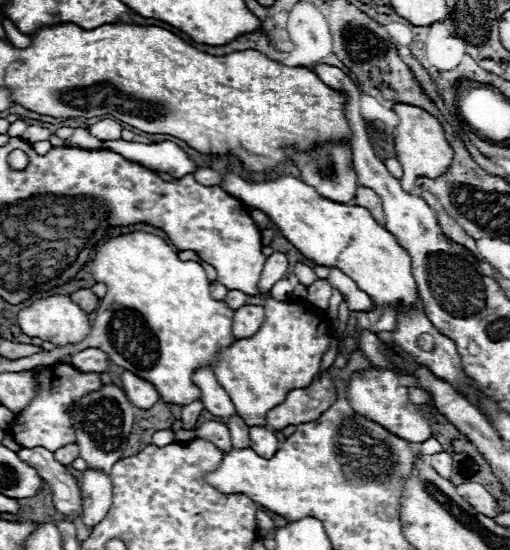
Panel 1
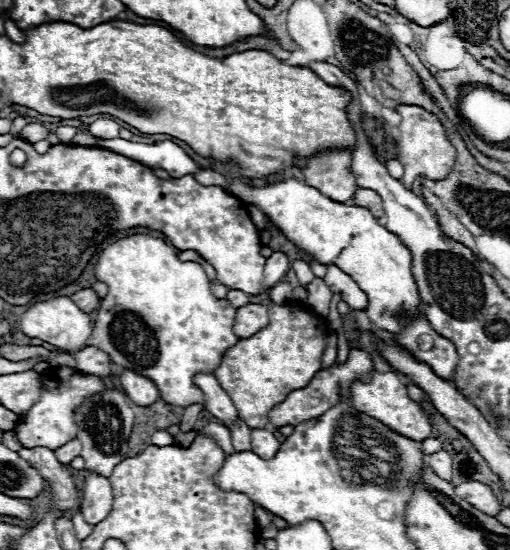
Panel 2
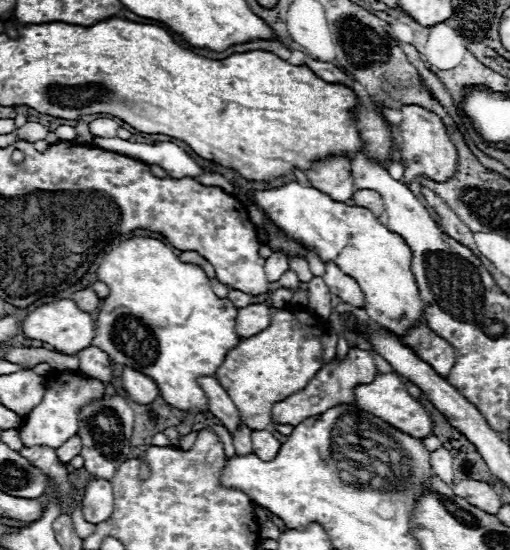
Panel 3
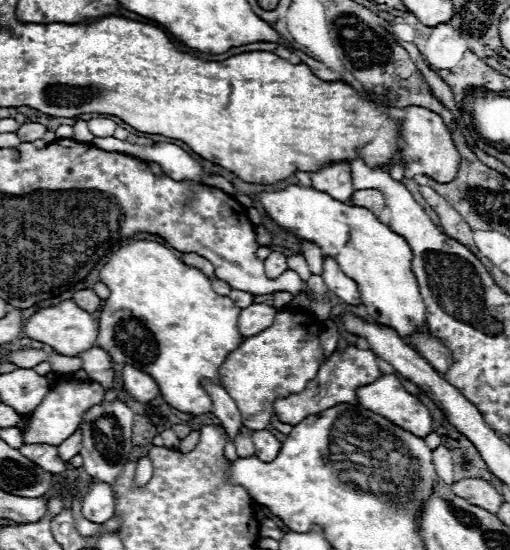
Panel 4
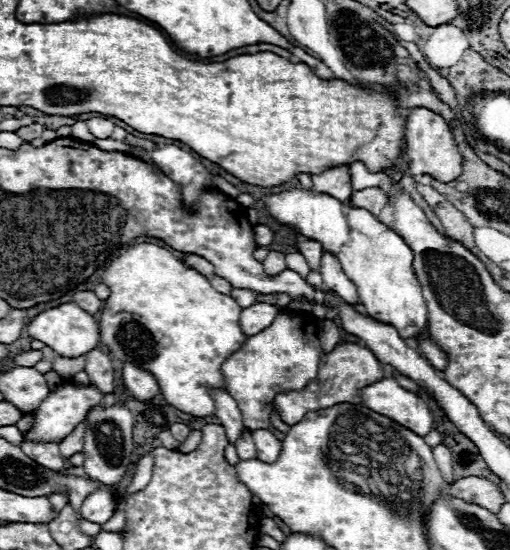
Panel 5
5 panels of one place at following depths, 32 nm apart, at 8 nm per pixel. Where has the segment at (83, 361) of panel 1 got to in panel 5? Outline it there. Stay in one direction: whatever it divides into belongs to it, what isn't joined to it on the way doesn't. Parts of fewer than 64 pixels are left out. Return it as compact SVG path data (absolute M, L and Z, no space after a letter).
M100 348L90 350L88 354L84 354L86 358L86 374L90 376L90 382L94 386L98 386L104 394L114 390L114 370L112 370L112 358L108 354L104 354Z

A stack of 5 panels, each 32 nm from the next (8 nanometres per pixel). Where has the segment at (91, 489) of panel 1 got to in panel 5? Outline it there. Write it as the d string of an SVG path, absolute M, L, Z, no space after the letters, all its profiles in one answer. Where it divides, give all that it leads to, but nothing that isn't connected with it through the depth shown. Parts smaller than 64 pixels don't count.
M100 484L92 494L86 496L86 500L80 508L80 514L82 514L82 518L86 518L90 522L104 524L112 518L114 510L116 510L116 502L114 502L110 488L106 484Z

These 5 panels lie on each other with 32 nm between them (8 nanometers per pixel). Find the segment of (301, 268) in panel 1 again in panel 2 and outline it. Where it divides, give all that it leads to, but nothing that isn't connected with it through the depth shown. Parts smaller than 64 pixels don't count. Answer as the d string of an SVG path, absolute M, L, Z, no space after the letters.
M296 260L294 264L292 264L292 270L296 272L296 278L298 278L298 282L302 284L302 286L308 286L316 276L312 274L312 270L310 270L310 266L306 264L306 262L302 262L302 260Z

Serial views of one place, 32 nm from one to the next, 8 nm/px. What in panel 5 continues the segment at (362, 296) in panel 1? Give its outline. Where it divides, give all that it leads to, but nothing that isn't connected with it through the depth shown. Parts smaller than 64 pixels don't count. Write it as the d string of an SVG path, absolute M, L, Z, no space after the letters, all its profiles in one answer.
M322 254L322 266L320 266L320 274L324 278L324 284L330 292L334 292L336 296L340 296L344 302L348 304L358 304L358 292L354 282L342 272L338 260L332 254Z

